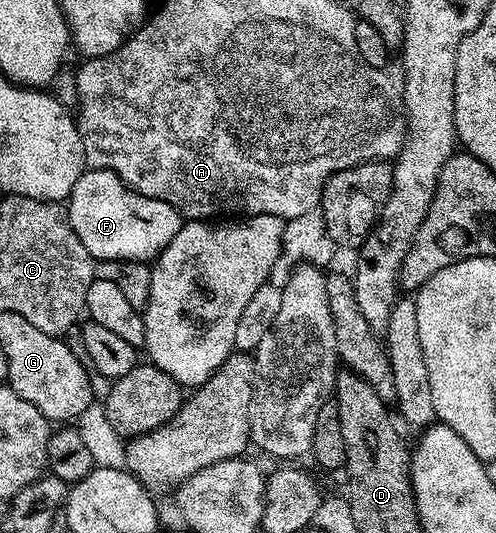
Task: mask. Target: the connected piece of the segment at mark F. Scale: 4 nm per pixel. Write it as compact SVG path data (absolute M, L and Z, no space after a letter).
M89 168L82 172L67 201L69 221L83 246L98 261L152 261L179 234L183 217L167 202L140 196L111 170Z

